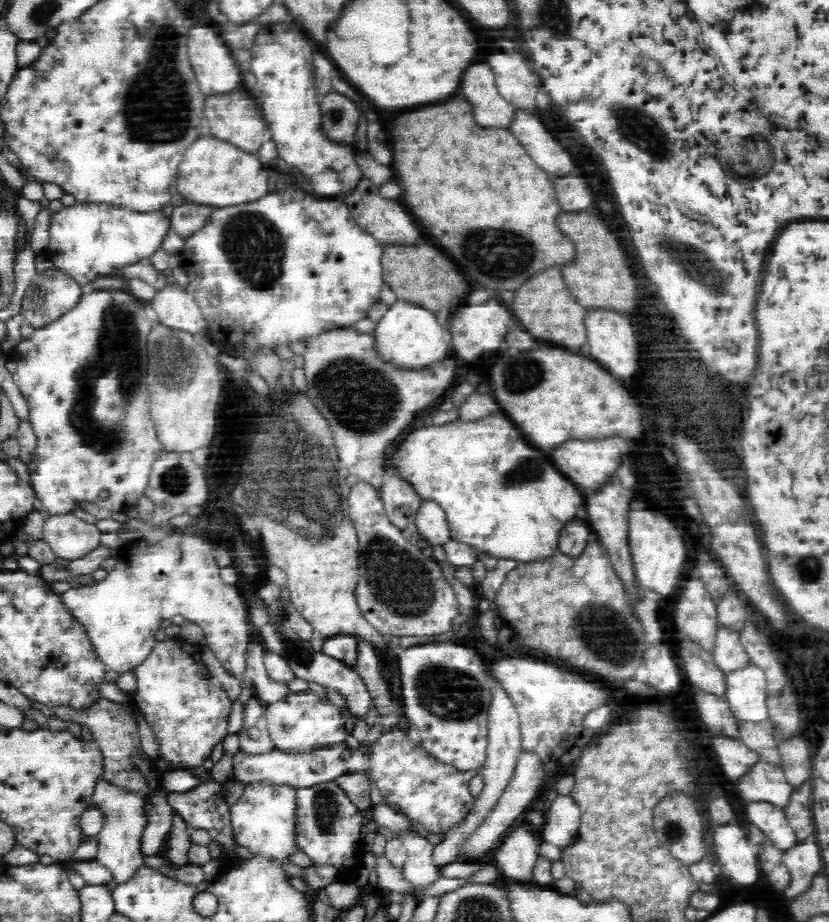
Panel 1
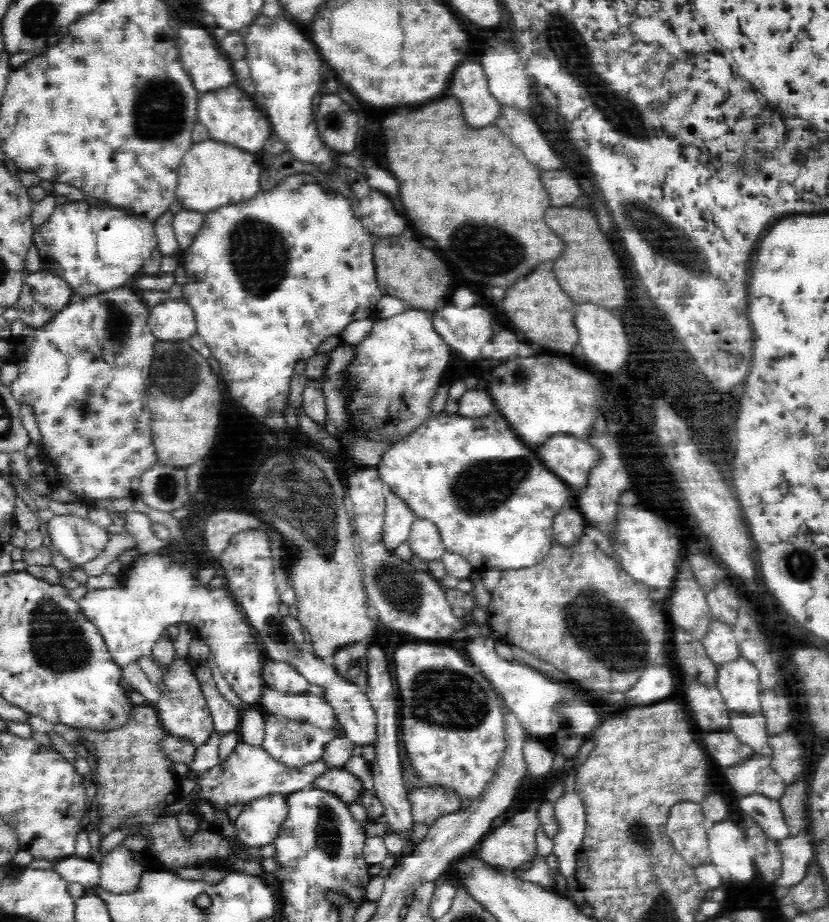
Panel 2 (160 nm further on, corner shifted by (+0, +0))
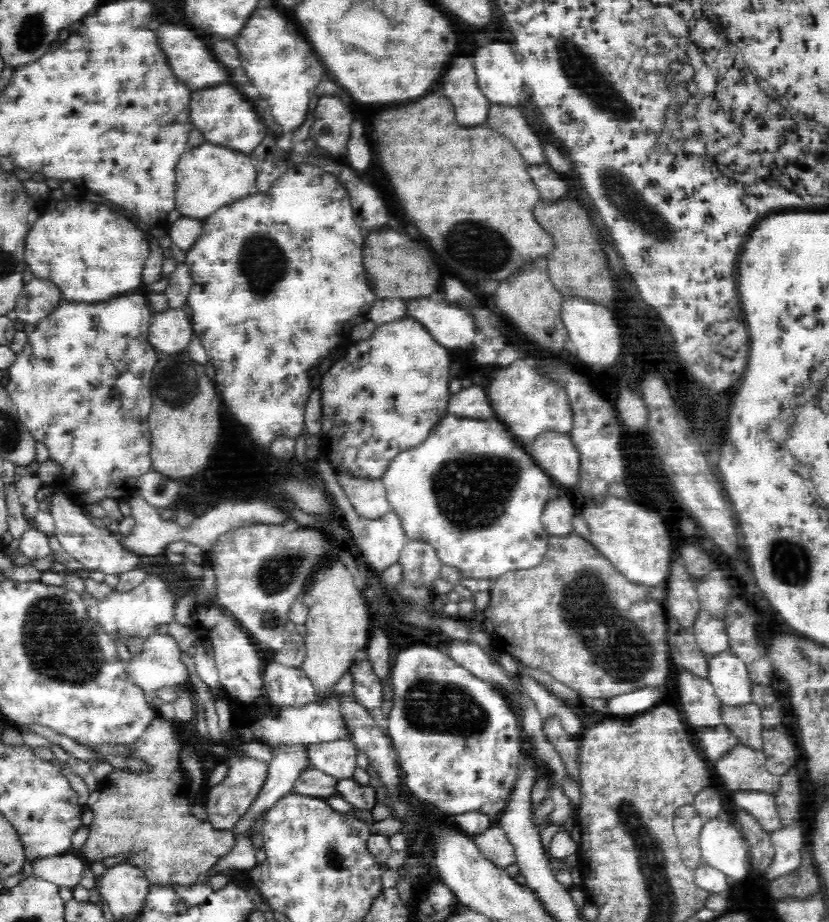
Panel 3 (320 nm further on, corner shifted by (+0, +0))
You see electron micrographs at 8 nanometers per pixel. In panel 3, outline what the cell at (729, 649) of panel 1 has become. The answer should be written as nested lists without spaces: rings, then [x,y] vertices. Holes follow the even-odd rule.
[[[704,609],[698,612],[698,618],[696,618],[692,629],[699,648],[708,660],[731,649],[724,621],[714,618]]]

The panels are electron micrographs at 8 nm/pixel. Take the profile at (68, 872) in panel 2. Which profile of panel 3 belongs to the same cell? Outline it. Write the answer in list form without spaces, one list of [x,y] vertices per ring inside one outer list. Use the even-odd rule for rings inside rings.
[[[68,852],[48,858],[40,858],[31,862],[34,875],[60,887],[73,889],[84,878],[84,870],[89,866],[82,856]]]

